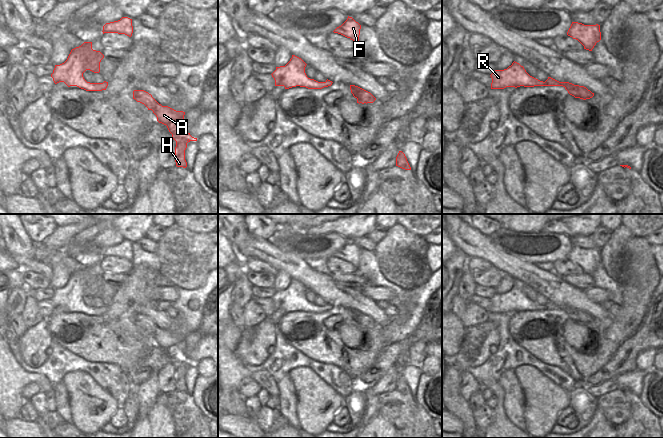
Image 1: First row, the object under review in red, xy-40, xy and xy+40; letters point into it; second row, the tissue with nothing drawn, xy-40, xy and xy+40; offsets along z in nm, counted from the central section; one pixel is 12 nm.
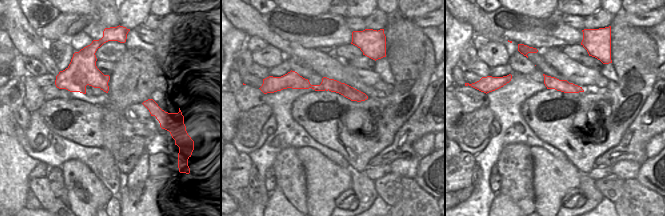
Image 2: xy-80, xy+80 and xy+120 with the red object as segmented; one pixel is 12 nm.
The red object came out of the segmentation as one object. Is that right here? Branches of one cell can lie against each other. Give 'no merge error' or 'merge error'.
merge error

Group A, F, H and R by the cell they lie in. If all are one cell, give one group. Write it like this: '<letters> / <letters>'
A H / F R

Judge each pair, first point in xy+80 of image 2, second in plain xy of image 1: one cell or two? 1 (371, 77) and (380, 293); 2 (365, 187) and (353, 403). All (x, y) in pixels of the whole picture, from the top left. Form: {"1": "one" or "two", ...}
{"1": "one", "2": "one"}

